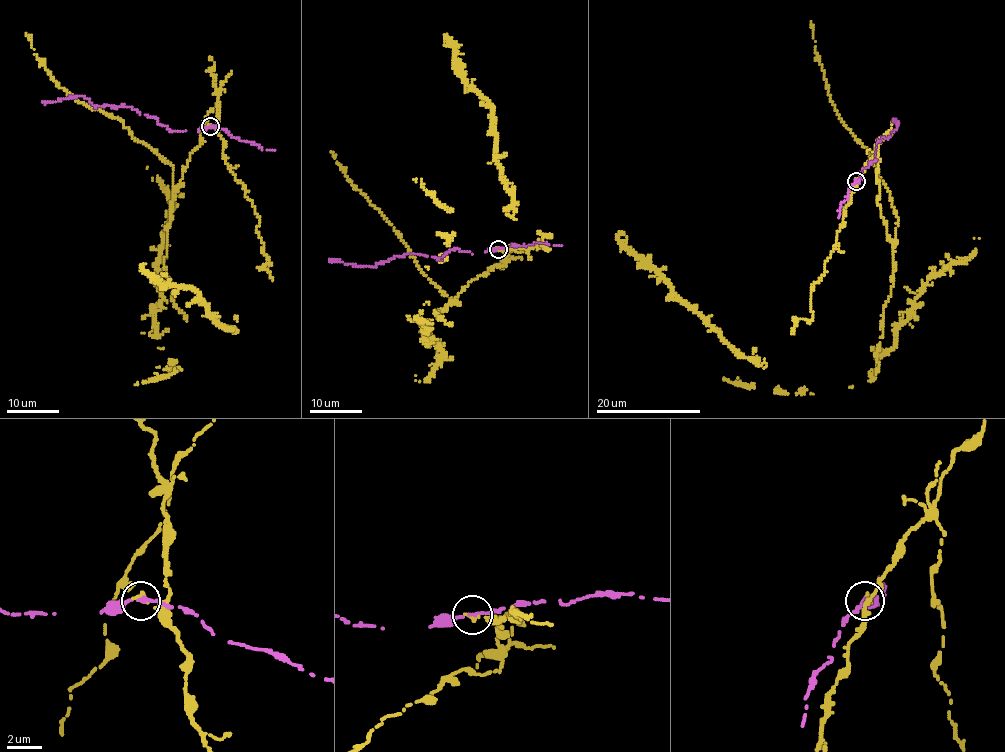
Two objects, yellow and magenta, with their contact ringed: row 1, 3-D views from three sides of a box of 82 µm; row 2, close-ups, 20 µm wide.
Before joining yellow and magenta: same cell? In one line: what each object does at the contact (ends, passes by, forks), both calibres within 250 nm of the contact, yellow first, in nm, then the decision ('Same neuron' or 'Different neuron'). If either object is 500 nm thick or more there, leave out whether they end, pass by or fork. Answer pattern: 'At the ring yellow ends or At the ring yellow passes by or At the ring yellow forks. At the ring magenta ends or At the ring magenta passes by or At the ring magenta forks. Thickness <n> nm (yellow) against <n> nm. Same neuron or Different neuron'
At the ring yellow ends. At the ring magenta passes by. Thickness 320 nm (yellow) against 190 nm. Different neuron

